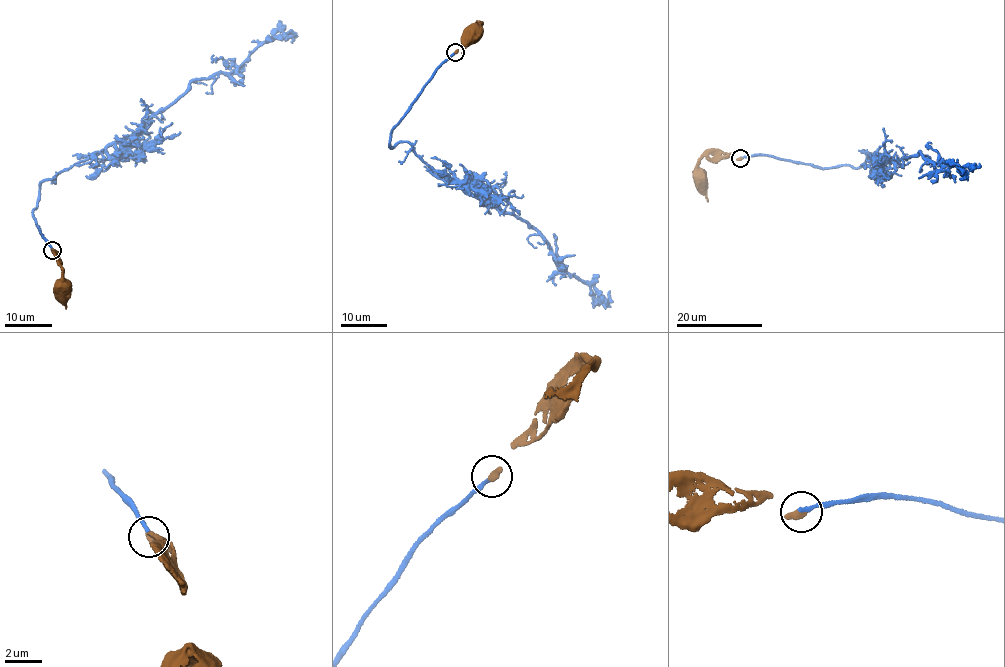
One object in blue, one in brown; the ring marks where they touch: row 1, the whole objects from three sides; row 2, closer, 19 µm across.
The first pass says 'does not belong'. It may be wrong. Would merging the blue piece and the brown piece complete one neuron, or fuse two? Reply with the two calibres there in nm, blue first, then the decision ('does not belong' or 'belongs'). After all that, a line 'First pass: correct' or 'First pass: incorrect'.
200 nm thick on the blue side, 360 nm on the other; belongs
First pass: incorrect

